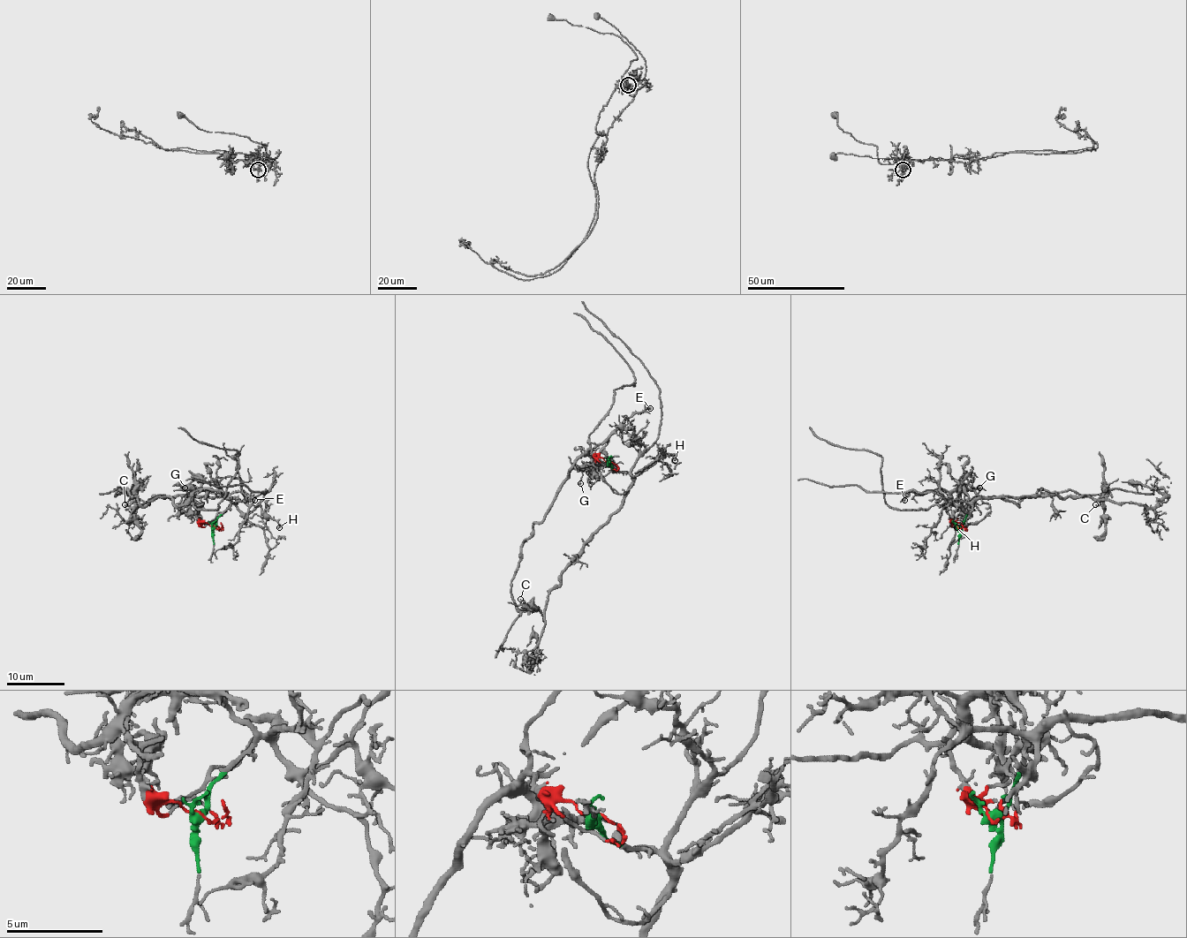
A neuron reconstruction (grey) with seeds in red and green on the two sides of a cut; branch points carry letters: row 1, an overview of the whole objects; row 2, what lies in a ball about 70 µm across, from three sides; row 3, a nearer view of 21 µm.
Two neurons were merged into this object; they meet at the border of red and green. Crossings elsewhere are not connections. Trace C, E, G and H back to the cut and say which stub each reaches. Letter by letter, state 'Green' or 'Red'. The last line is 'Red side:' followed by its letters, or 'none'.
C: Red
E: Red
G: Red
H: Green
Red side: C, E, G

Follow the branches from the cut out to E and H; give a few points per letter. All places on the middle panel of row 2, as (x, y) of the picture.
E: (608, 462), (588, 451), (601, 444), (635, 413), (651, 408)
H: (608, 462), (611, 467), (636, 475), (660, 457), (674, 455), (674, 460)

